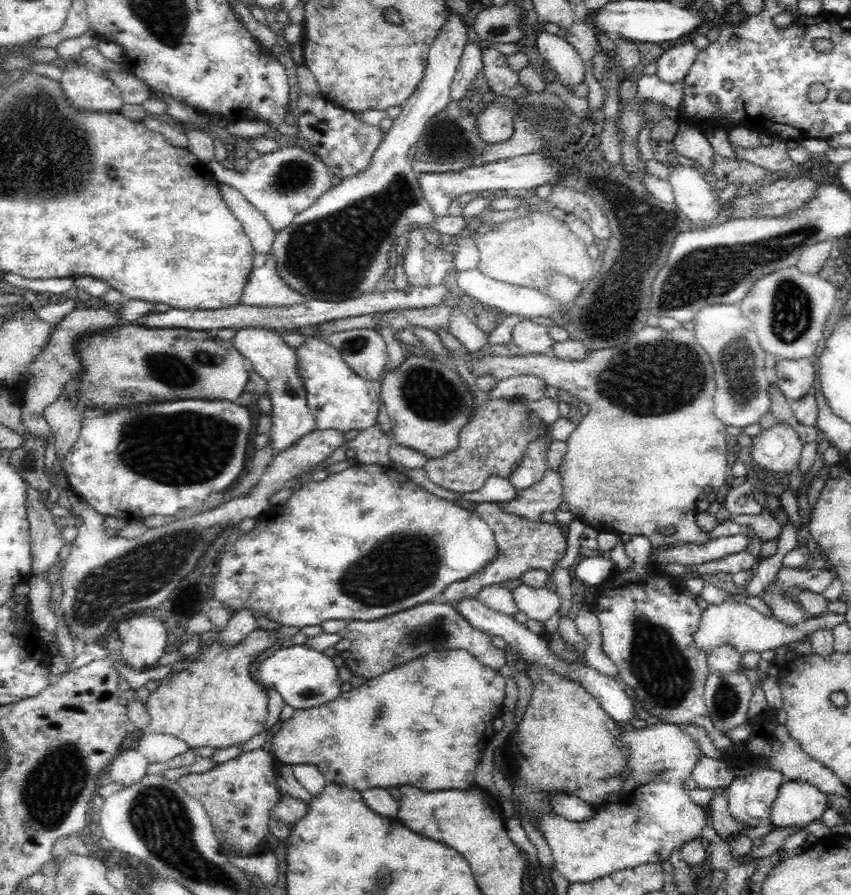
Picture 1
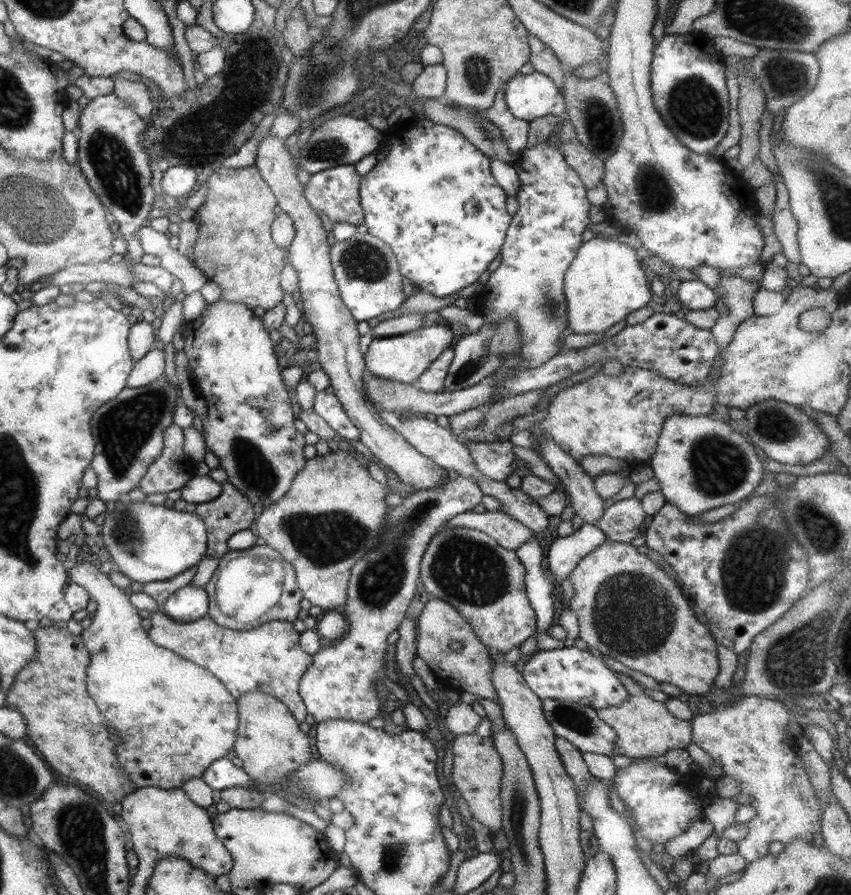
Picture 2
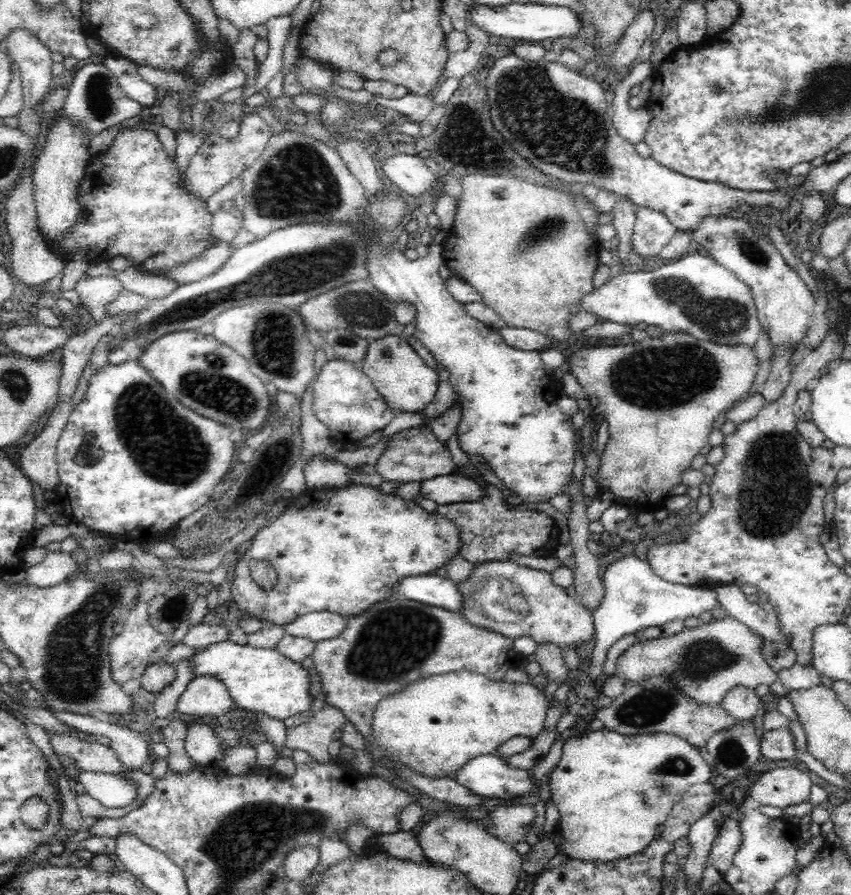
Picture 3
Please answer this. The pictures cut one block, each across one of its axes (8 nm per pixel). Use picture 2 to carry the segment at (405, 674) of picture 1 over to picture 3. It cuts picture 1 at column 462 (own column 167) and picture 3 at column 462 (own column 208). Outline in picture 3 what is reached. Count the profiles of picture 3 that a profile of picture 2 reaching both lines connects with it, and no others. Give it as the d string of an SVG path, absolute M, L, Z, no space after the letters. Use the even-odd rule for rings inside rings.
M466 671L418 679L378 703L372 721L373 744L387 750L393 760L422 776L446 777L464 767L464 762L468 762L470 758L494 752L509 738L533 738L539 735L544 729L548 708L546 699L543 691L534 685L492 681L484 675Z

